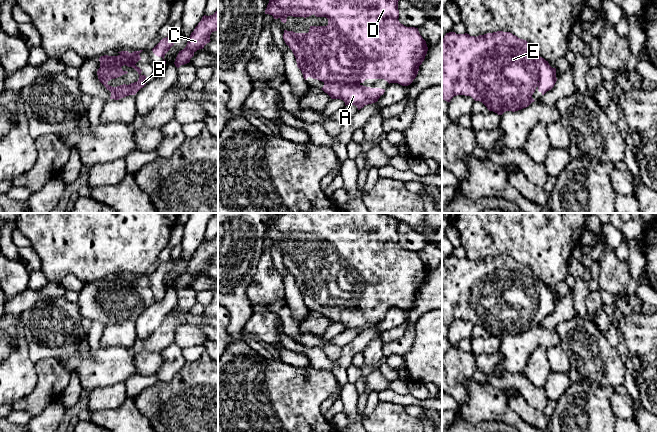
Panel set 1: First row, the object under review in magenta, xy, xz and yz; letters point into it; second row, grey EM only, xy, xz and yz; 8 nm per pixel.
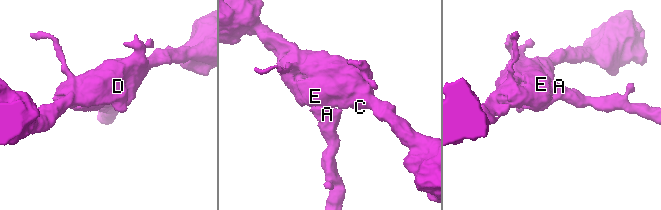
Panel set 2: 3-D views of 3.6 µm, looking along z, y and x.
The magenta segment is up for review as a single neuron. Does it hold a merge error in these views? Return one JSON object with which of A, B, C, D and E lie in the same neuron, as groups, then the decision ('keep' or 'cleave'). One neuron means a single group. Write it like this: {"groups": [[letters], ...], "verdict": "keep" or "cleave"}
{"groups": [["A", "B", "C", "D", "E"]], "verdict": "keep"}

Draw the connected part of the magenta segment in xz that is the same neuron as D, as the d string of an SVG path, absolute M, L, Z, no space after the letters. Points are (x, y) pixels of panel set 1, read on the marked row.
M269 0L265 14L272 15L274 19L279 18L283 23L286 23L286 18L288 16L306 18L314 14L316 17L326 17L328 19L327 26L310 26L308 33L295 33L293 31L284 30L283 39L286 45L288 45L292 50L296 58L297 67L301 70L305 80L308 77L311 77L322 81L324 86L321 89L327 93L331 99L341 99L345 102L345 106L355 105L358 110L360 110L365 105L377 102L380 96L385 92L385 90L381 88L370 88L363 86L362 83L366 79L384 79L389 84L398 83L402 86L408 86L416 78L419 71L419 66L422 64L427 54L428 47L426 41L420 35L418 28L406 27L399 22L398 1L399 0Z

